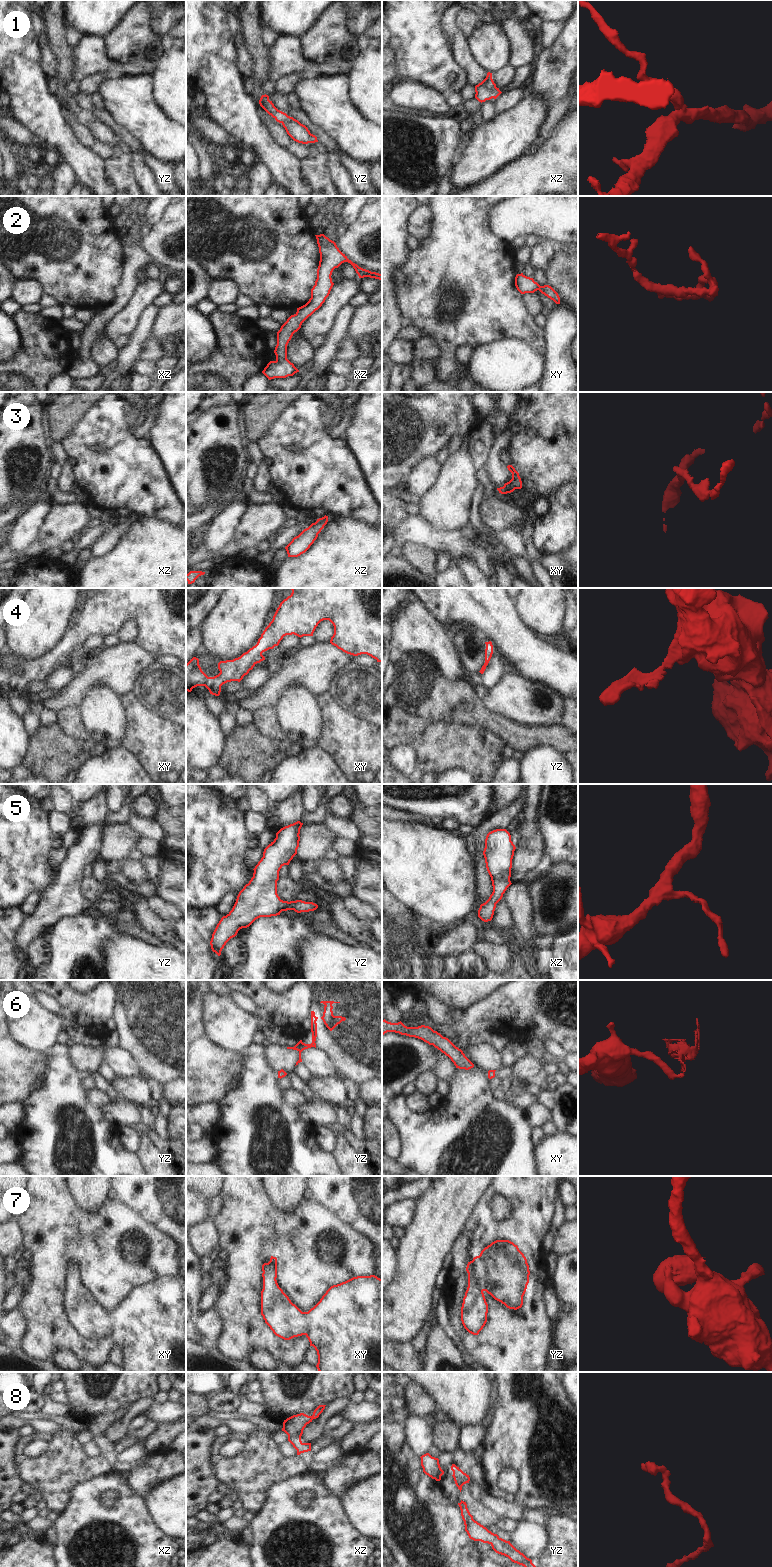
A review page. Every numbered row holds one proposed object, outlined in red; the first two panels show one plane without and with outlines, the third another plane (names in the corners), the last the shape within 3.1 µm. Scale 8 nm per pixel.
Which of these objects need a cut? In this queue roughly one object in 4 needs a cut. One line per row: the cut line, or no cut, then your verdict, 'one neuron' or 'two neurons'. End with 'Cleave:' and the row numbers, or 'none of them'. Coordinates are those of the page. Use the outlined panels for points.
1: cut none; one neuron
2: cut none; one neuron
3: cut none; one neuron
4: cut none; one neuron
5: cut none; one neuron
6: cut xy (489, 1070), (494, 1071); two neurons
7: cut yz (470, 1272), (483, 1290); two neurons
8: cut none; one neuron
Cleave: 6, 7

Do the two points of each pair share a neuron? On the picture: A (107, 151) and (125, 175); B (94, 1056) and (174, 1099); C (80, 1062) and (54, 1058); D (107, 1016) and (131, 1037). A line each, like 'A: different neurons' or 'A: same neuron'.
A: different neurons
B: different neurons
C: different neurons
D: different neurons

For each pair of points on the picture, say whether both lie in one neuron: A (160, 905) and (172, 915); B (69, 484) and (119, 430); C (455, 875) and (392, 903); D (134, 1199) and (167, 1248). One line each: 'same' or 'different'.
A: same
B: different
C: different
D: different

